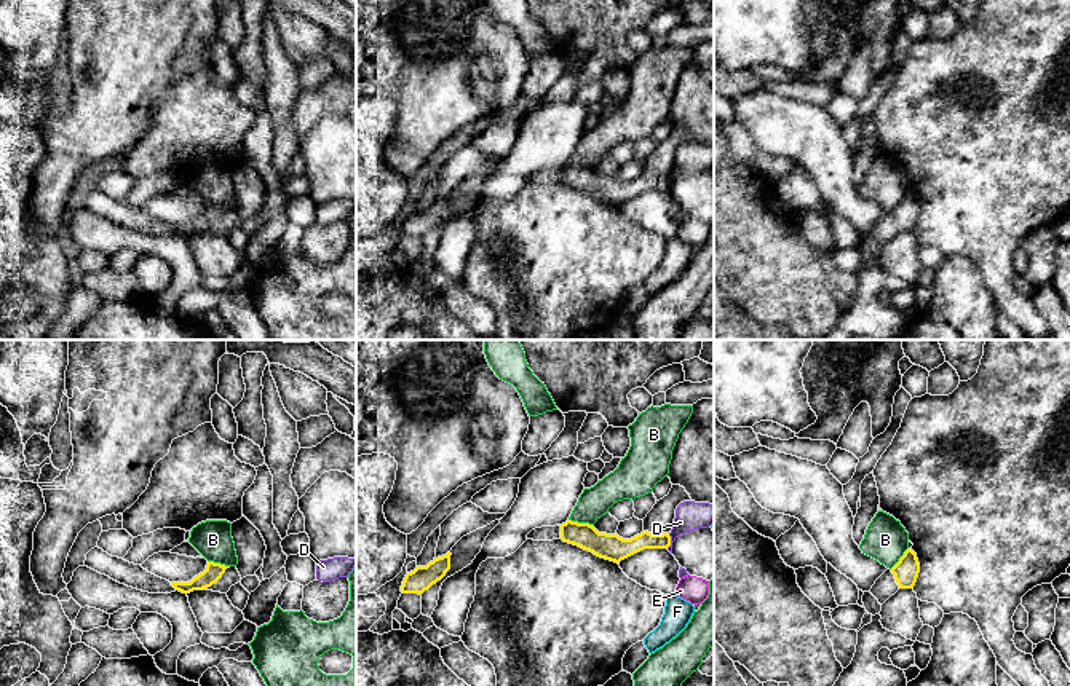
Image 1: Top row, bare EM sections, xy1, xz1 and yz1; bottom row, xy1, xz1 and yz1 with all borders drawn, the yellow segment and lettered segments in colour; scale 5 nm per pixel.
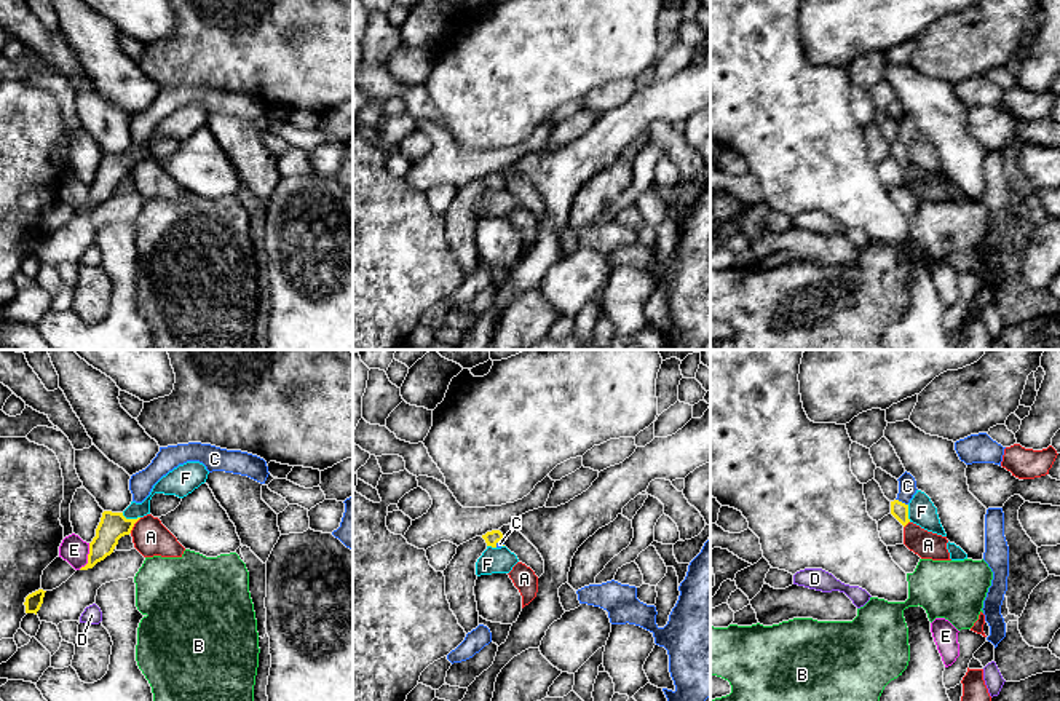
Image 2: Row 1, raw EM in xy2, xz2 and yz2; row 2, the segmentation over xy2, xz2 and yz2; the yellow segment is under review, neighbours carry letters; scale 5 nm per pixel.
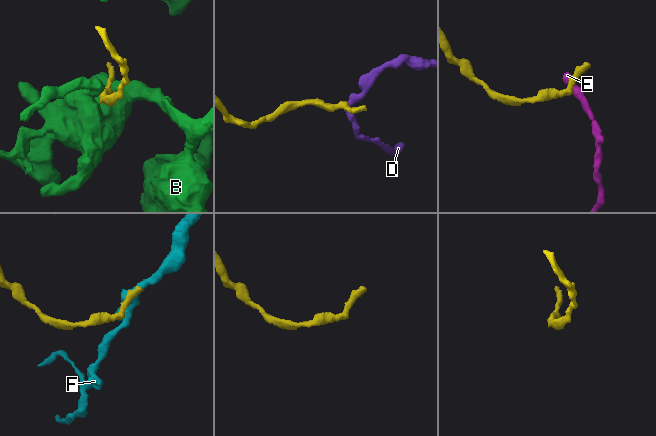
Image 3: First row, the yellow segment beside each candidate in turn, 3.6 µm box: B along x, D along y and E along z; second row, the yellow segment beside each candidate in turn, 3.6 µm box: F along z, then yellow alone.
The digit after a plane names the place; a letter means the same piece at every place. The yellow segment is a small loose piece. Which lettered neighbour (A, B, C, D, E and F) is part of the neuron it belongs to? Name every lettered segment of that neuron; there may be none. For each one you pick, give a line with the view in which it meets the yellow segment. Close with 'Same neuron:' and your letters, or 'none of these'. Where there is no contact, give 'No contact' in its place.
C: Touches yellow in yz2
Same neuron: C

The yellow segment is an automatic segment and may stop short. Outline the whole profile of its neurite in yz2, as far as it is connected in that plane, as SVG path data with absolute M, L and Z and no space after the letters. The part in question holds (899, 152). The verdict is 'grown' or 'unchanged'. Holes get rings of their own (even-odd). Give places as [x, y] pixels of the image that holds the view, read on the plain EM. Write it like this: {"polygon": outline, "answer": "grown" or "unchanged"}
{"polygon": "M904 115L899 121L899 136L894 144L891 144L891 156L905 169L908 161L908 145L916 136L916 123L910 115Z", "answer": "grown"}

